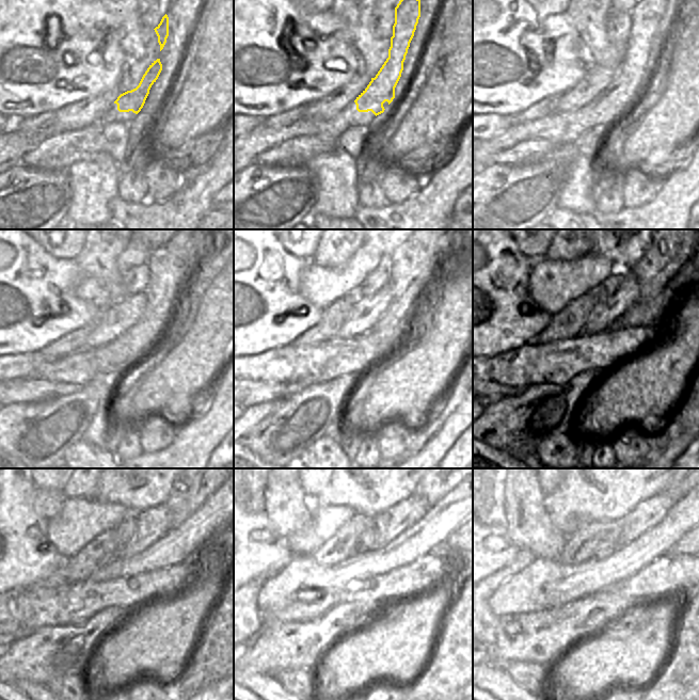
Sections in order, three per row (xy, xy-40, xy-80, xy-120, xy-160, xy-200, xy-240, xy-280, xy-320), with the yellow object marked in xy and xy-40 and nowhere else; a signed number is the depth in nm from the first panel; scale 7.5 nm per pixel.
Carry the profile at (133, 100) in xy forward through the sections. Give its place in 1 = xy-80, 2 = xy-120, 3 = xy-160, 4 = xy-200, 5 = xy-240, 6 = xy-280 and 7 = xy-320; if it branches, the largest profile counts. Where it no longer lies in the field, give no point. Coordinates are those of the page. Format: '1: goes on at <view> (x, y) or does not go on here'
1: goes on at xy-80 (647, 15)
2: goes on at xy-120 (171, 264)
3: goes on at xy-160 (411, 267)
4: goes on at xy-200 (668, 251)
5: goes on at xy-240 (189, 491)
6: goes on at xy-280 (433, 490)
7: goes on at xy-320 (676, 490)

